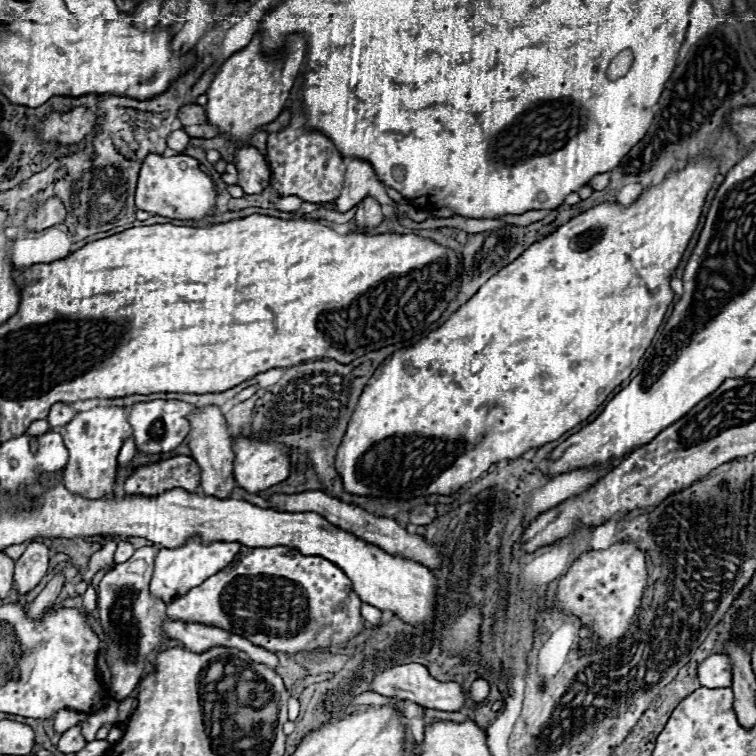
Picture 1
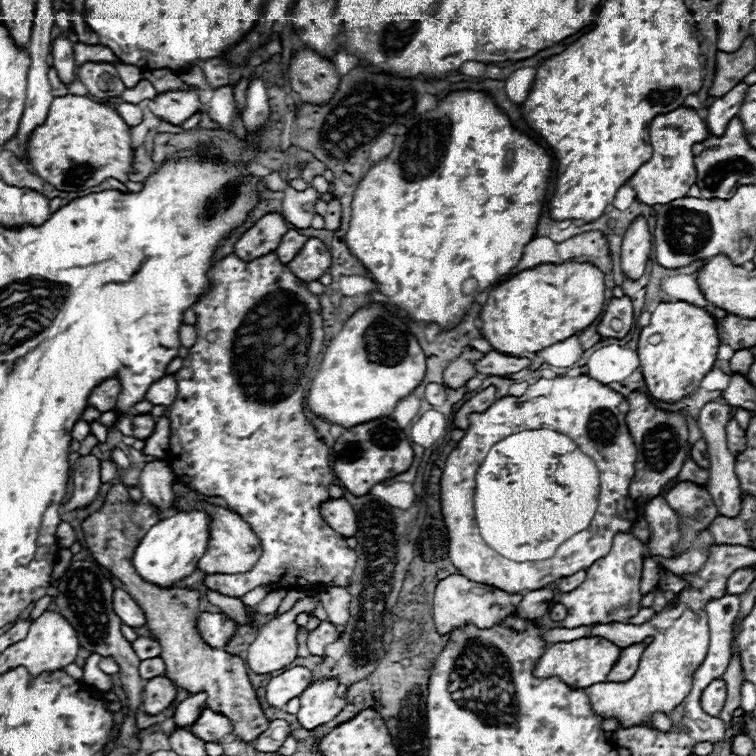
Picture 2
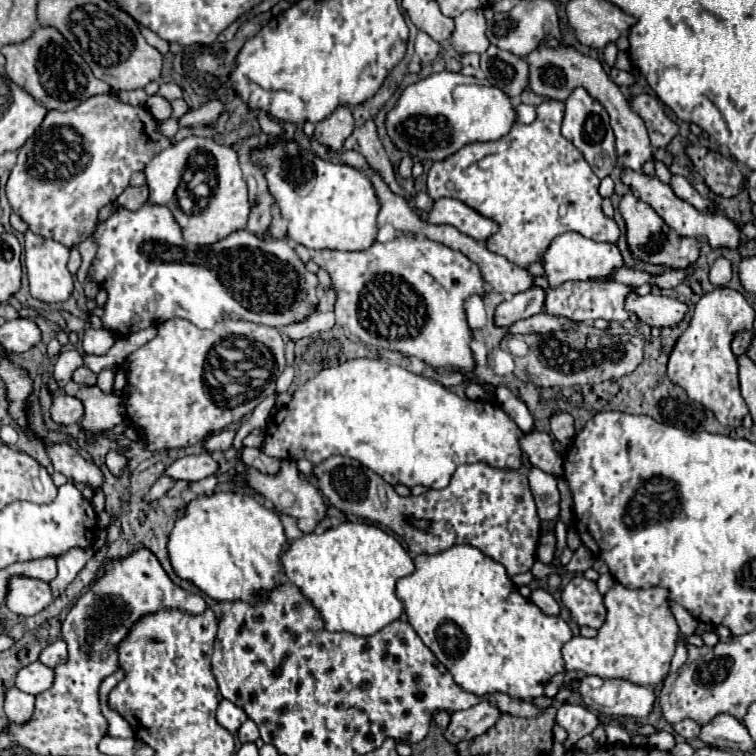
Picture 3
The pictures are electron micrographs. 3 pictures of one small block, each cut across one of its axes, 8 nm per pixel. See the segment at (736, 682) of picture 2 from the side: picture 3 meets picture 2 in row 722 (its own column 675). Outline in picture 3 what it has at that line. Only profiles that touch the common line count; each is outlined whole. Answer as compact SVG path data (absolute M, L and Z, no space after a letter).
M682 720L682 722L674 724L674 730L676 730L682 738L686 738L686 740L690 740L690 738L698 738L700 728L702 728L702 726L700 726L698 722L694 722L694 720Z

